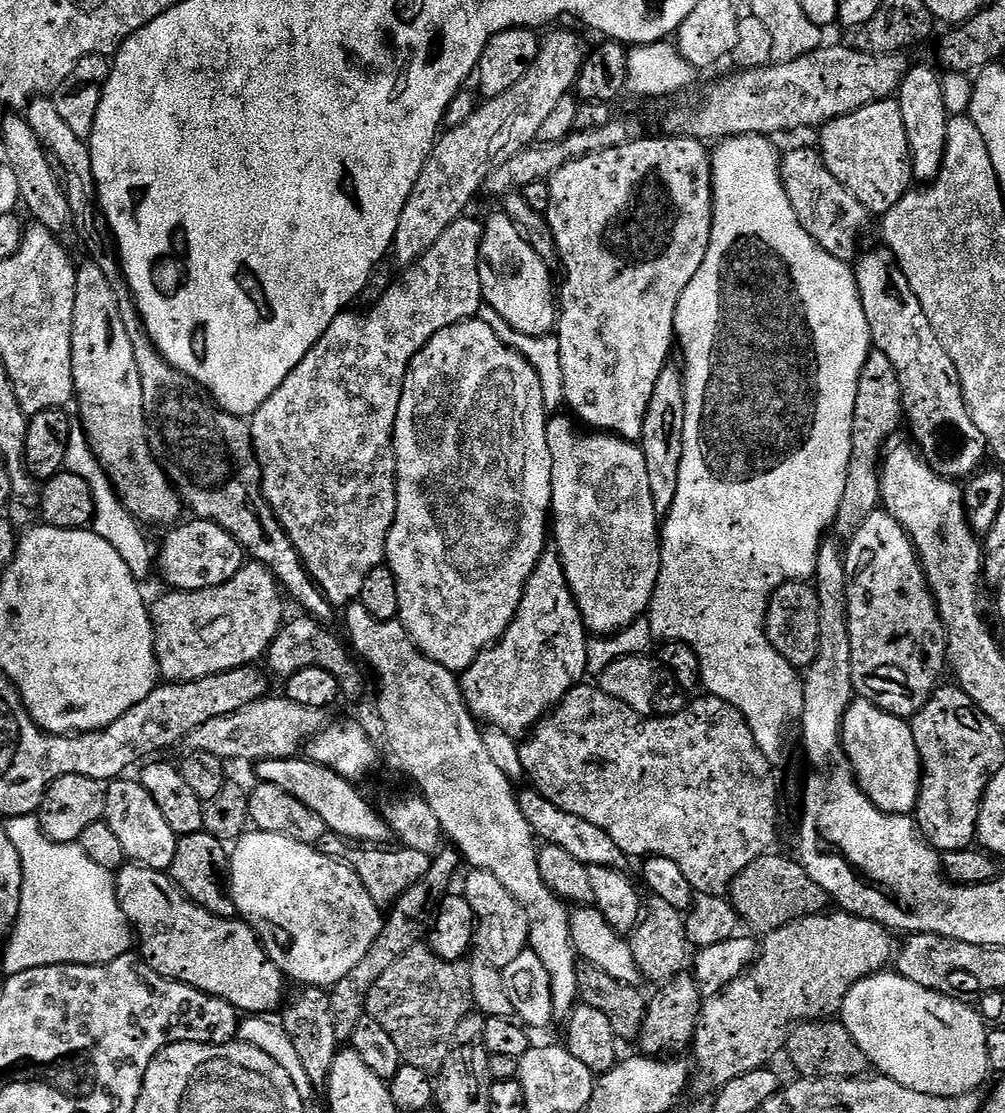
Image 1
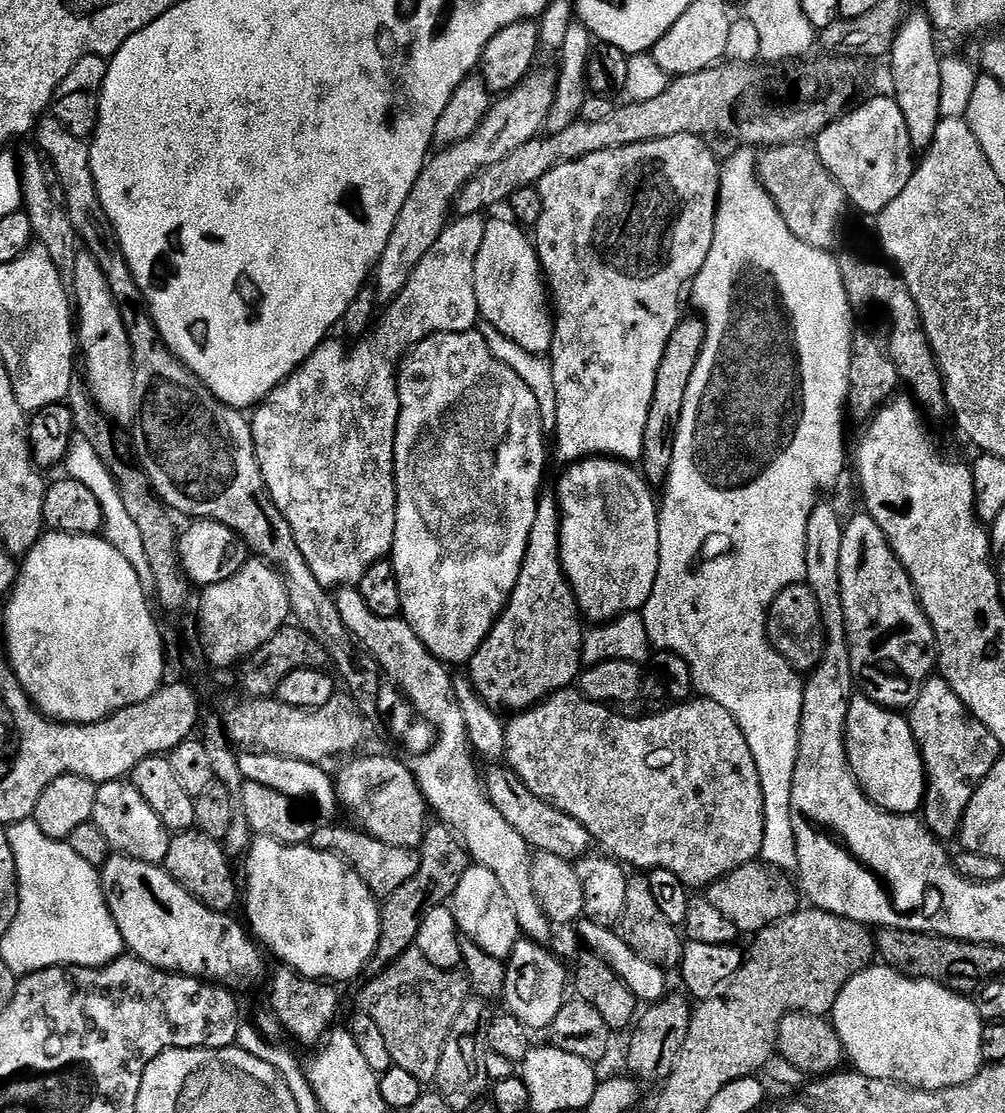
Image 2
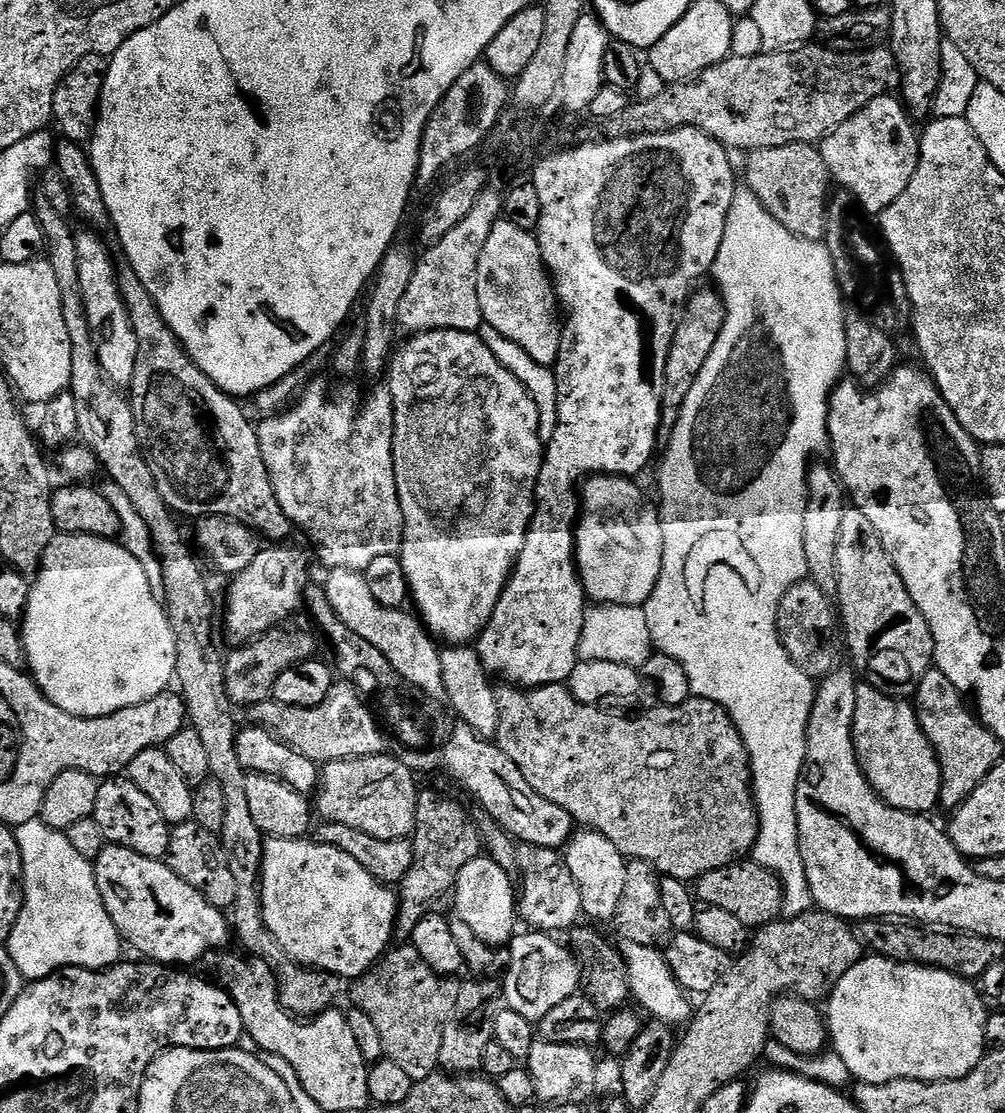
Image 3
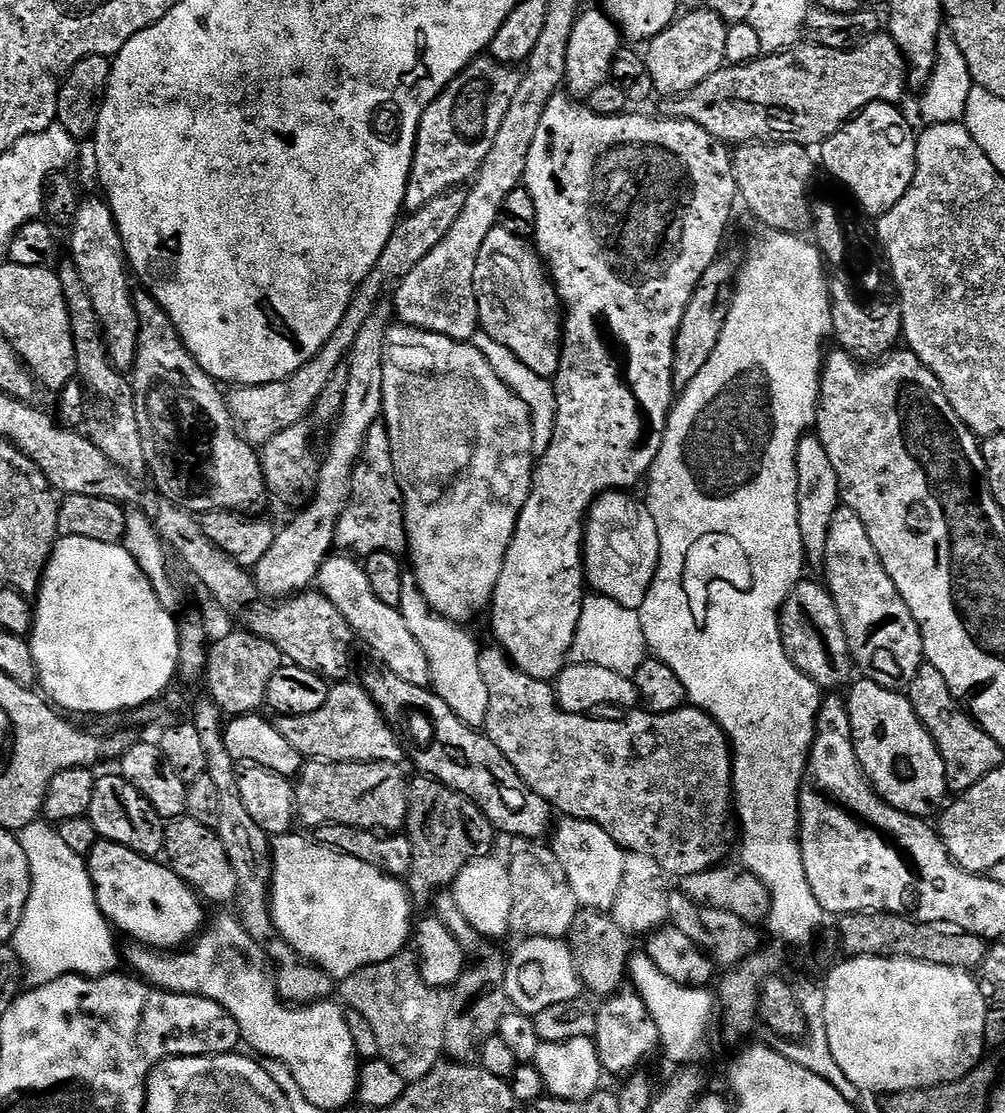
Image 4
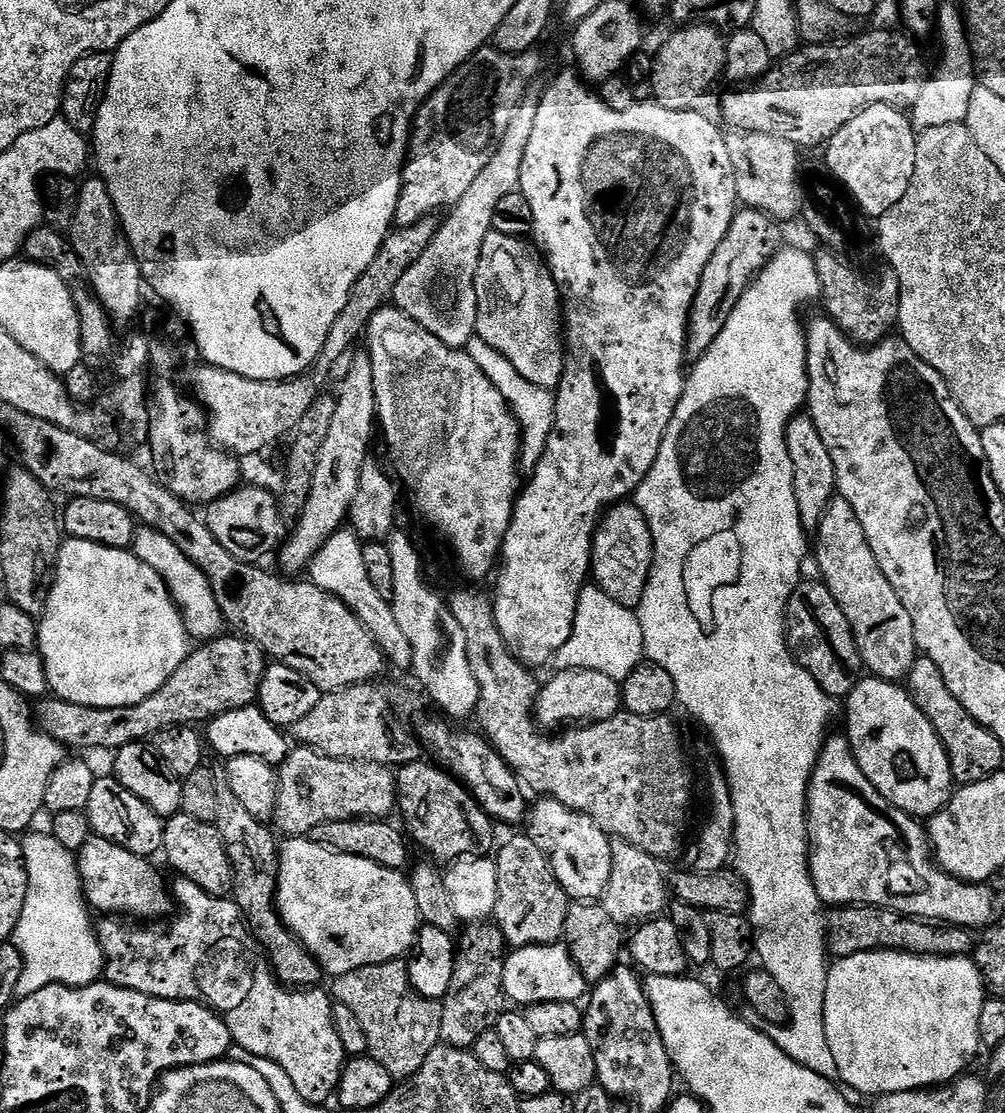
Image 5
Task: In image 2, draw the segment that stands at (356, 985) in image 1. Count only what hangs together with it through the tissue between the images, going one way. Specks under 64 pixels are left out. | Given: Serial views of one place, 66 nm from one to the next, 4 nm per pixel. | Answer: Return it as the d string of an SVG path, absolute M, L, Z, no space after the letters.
M443 822L429 823L424 832L424 842L418 851L420 853L418 874L414 874L410 882L394 890L394 894L387 896L380 909L380 941L374 957L377 965L391 964L415 945L418 929L422 926L422 918L426 918L430 910L447 905L451 901L462 874L466 874L466 870L470 867L468 849L461 844L459 836Z

